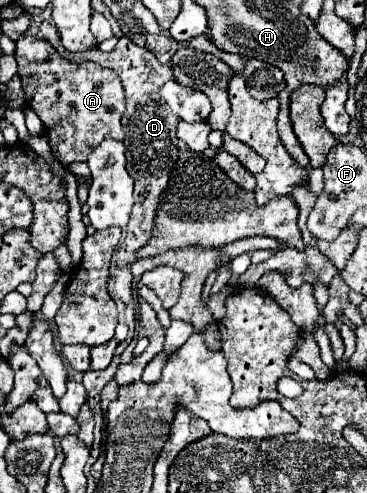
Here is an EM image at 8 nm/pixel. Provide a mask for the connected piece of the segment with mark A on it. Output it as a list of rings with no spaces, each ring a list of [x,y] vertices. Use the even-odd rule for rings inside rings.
[[[22,35],[22,39],[16,41],[16,63],[18,63],[18,75],[22,79],[22,89],[26,93],[26,101],[34,101],[34,113],[46,123],[46,135],[50,137],[52,154],[61,166],[69,171],[68,166],[74,162],[86,162],[90,151],[100,145],[100,141],[112,137],[112,139],[124,139],[124,131],[120,125],[122,113],[124,113],[124,91],[120,85],[120,79],[114,71],[106,67],[98,67],[94,61],[66,61],[48,41],[36,39],[32,35]]]

